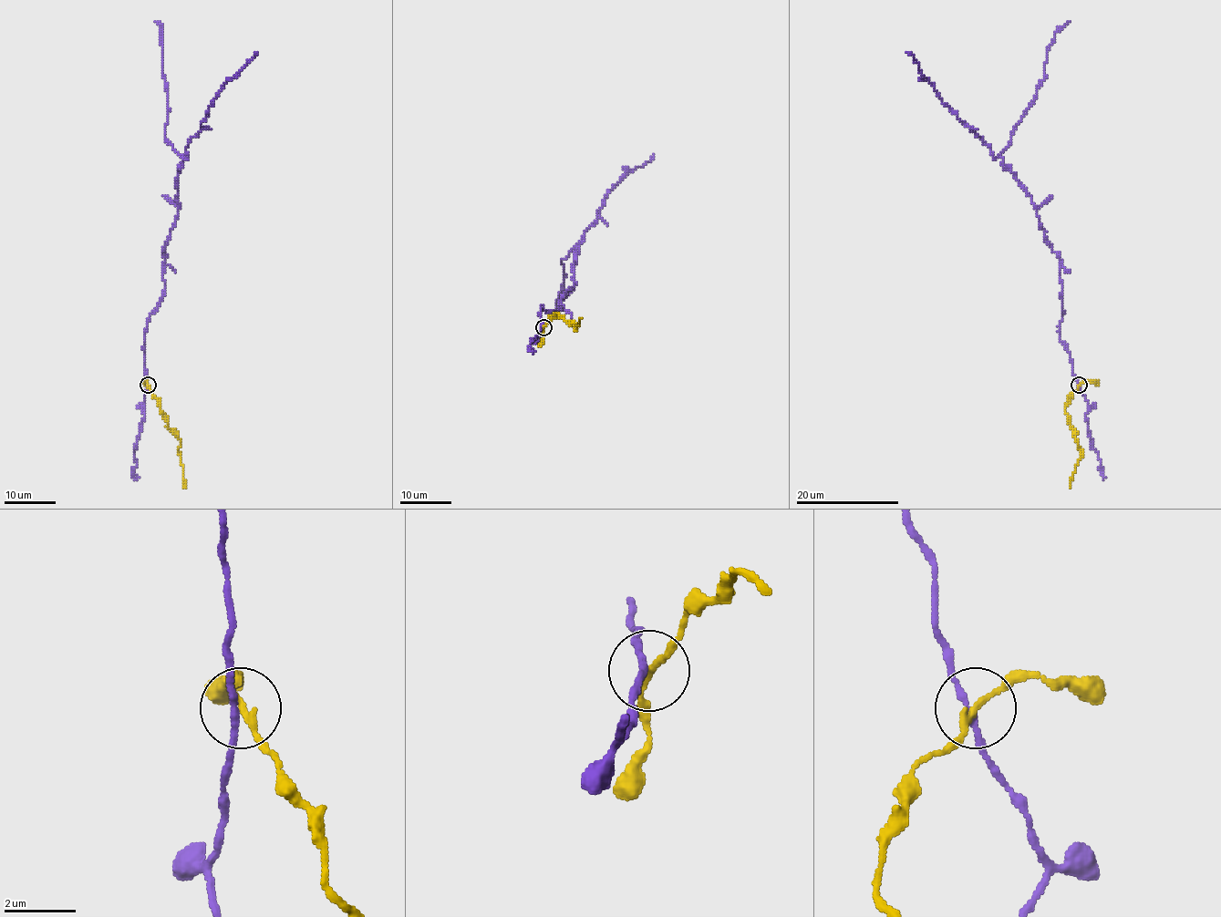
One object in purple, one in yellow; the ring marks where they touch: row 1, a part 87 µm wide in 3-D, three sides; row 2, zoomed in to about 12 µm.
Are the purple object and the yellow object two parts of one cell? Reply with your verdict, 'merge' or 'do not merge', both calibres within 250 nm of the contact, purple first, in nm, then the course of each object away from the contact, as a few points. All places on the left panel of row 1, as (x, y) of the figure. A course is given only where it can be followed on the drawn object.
merge; 170 nm thick on the purple side, 170 nm on the other; purple runs (146, 385), (146, 323), (163, 294), (163, 250), (182, 166), (166, 139), (155, 21); yellow runs (148, 385), (163, 419), (179, 437), (186, 487)

